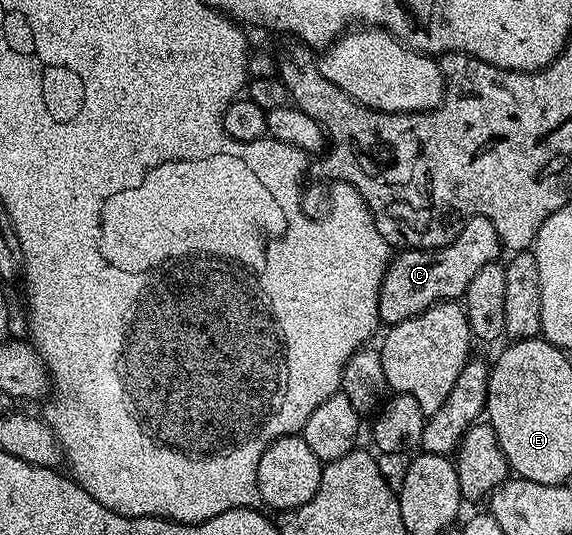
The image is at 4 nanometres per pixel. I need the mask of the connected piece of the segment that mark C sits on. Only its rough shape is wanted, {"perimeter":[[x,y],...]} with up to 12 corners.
{"perimeter":[[487,217],[446,247],[405,249],[379,289],[380,322],[457,301],[501,239]]}

